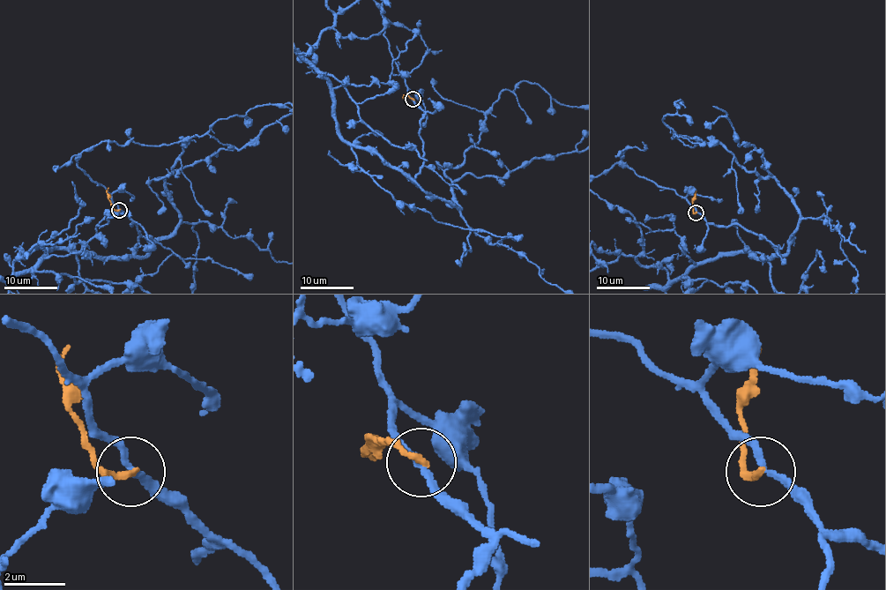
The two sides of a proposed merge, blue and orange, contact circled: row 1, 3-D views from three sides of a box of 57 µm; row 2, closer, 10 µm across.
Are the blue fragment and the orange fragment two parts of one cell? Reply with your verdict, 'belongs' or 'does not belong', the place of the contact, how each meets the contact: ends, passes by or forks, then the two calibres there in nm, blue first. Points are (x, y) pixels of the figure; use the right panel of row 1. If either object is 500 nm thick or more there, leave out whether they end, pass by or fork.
does not belong; place (696, 212); blue passes by; orange ends; calibres 180 and 200 nm

